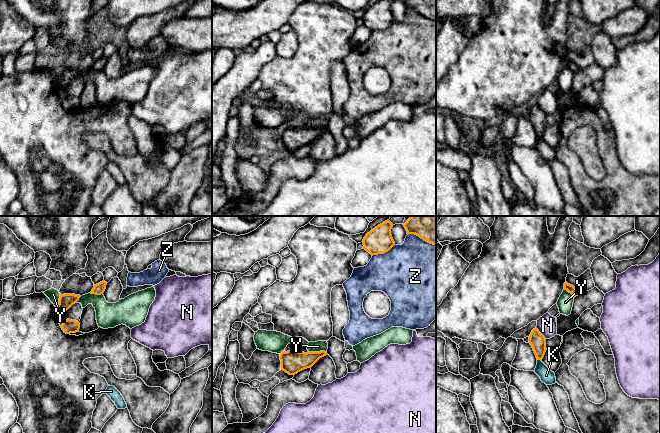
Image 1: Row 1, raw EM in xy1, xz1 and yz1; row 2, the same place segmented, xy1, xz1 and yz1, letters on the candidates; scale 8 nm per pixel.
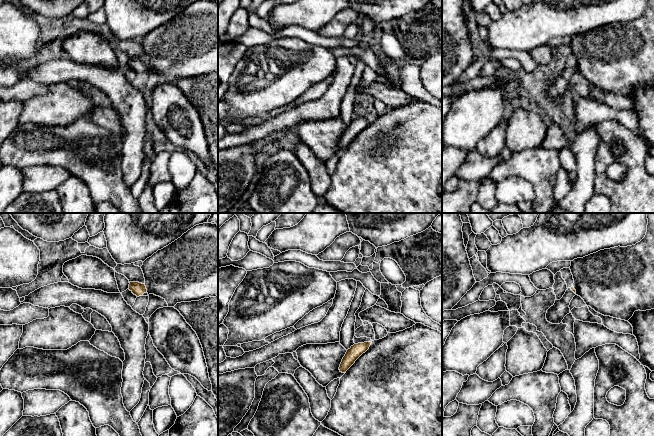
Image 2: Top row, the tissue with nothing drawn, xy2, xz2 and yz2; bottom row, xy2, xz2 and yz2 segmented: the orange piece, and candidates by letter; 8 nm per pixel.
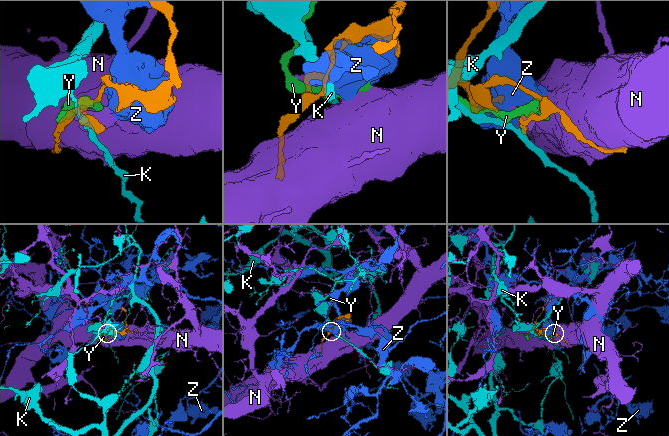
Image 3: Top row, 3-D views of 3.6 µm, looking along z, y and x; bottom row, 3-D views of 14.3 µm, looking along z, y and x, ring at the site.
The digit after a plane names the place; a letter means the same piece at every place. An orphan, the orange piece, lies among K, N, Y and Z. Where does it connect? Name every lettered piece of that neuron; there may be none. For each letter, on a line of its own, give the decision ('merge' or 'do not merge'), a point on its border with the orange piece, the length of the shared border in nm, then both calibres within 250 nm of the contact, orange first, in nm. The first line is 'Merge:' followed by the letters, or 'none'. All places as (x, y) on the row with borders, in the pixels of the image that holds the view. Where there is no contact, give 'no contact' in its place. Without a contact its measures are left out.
Merge: none
K: do not merge; contact yz1 (539, 359); length 40 nm; calibres 130 and 110 nm
N: do not merge; contact yz1 (540, 333); length 130 nm; calibres 130 and 160 nm
Y: do not merge; contact xz1 (317, 352); length 140 nm; calibres 190 and 90 nm
Z: do not merge; contact xz1 (383, 253); length 200 nm; calibres 200 and 480 nm

